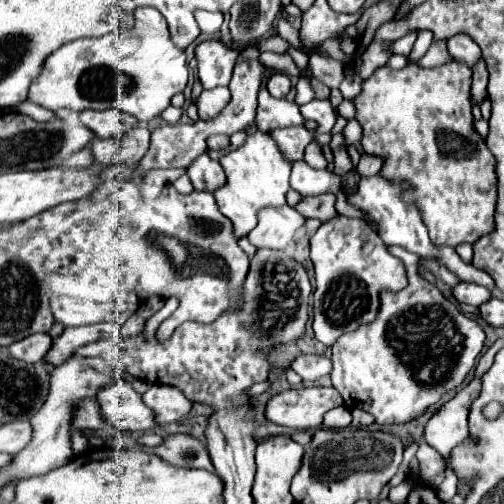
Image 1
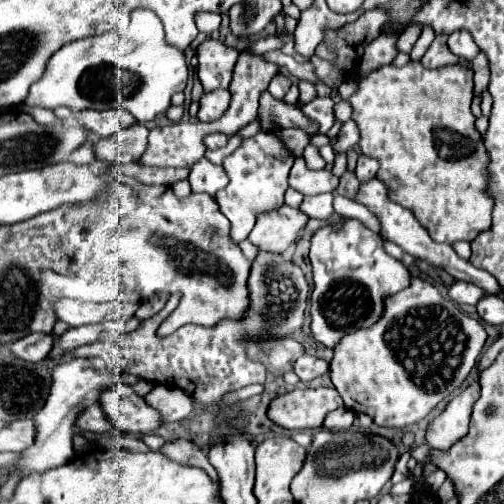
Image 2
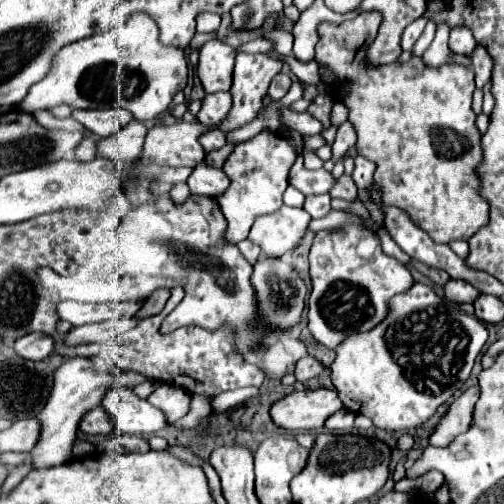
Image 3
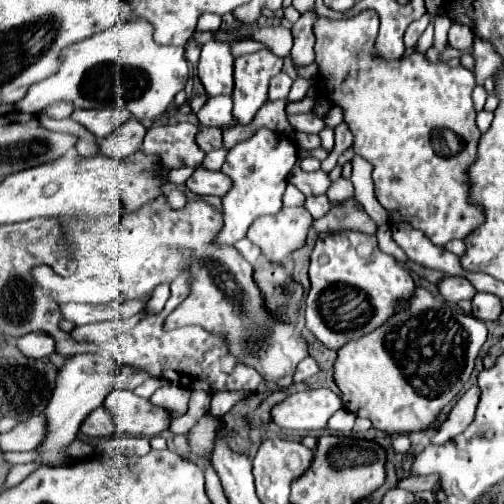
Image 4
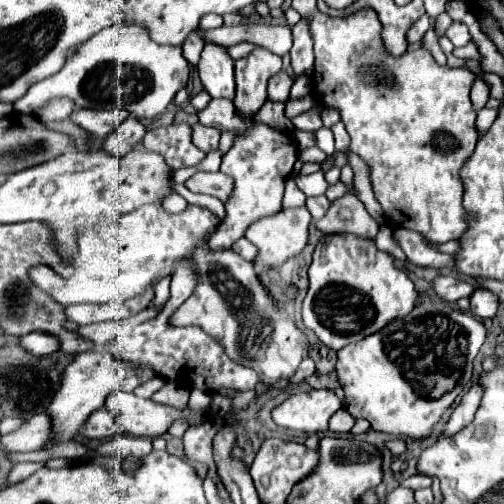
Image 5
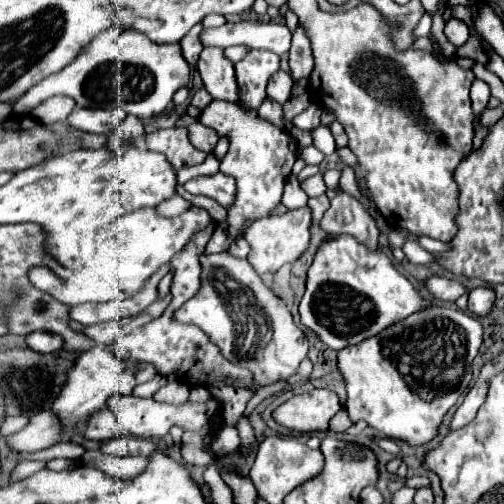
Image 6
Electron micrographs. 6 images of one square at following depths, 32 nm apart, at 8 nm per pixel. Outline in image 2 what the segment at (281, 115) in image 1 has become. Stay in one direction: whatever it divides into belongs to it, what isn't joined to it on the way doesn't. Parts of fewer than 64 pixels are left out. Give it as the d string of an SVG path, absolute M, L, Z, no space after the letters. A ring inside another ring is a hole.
M268 92L260 94L258 122L262 130L274 130L278 126L278 128L302 128L310 134L318 132L318 122L306 118L296 104L274 100Z

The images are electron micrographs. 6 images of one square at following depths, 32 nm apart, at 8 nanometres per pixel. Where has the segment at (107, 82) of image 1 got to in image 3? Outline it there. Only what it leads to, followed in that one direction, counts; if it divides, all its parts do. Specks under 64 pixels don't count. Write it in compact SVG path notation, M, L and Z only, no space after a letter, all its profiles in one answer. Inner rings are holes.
M146 12L132 16L132 22L124 28L112 28L104 34L94 34L90 38L72 42L64 46L54 60L54 66L50 68L48 76L44 80L32 84L28 96L22 100L20 108L24 112L34 112L40 108L54 108L60 104L68 104L72 110L82 110L82 108L94 108L94 110L104 110L104 108L126 108L134 114L136 120L146 122L156 118L158 114L166 112L172 96L180 90L186 88L188 82L188 62L184 56L184 50L172 48L160 42L160 32L158 24L154 18Z

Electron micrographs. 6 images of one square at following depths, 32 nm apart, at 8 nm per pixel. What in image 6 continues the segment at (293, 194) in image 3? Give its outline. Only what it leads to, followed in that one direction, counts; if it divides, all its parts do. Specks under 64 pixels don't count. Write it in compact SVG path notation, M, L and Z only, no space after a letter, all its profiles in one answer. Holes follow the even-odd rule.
M291 174L285 182L282 204L288 209L301 208L307 205L308 196L300 190L297 176Z

